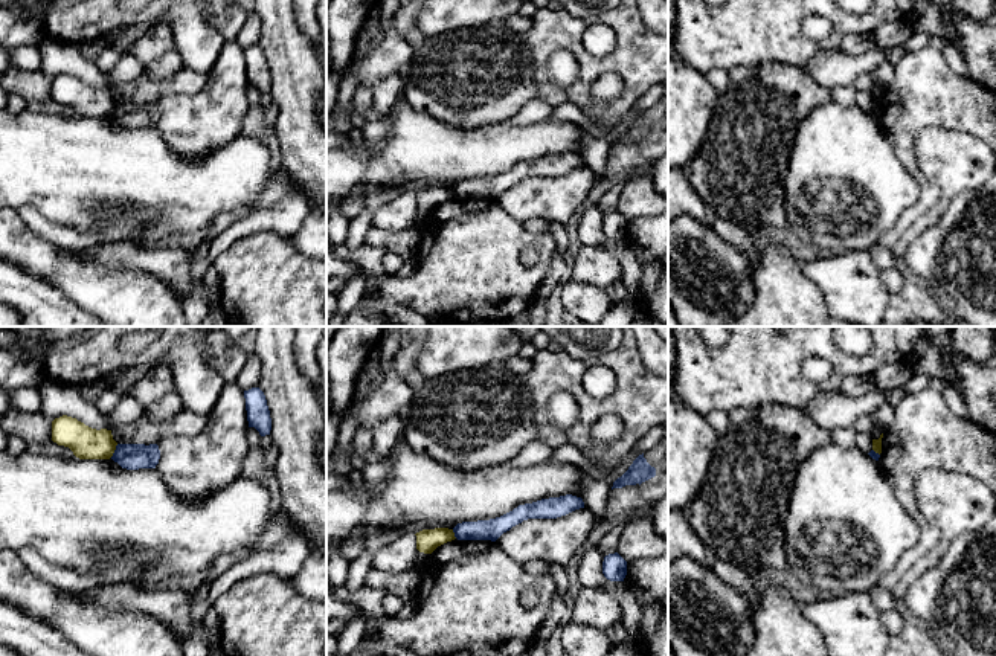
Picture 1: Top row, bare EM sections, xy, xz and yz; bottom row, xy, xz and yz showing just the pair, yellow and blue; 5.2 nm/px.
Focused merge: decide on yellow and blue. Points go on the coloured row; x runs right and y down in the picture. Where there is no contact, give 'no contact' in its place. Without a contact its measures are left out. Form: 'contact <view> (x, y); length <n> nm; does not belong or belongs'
contact xy (115, 449); length 80 nm; does not belong

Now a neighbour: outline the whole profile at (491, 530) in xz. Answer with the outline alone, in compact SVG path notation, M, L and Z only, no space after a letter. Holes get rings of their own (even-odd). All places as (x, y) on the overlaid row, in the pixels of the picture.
M566 494L519 505L512 511L490 520L462 522L453 528L458 540L496 542L503 532L528 519L557 519L584 508L581 497Z

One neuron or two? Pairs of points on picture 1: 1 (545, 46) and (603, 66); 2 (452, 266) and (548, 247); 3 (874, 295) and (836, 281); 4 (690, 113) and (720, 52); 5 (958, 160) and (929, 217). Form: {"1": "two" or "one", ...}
{"1": "one", "2": "one", "3": "one", "4": "two", "5": "one"}

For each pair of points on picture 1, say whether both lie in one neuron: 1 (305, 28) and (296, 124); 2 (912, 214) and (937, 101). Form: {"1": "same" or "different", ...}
{"1": "different", "2": "same"}

